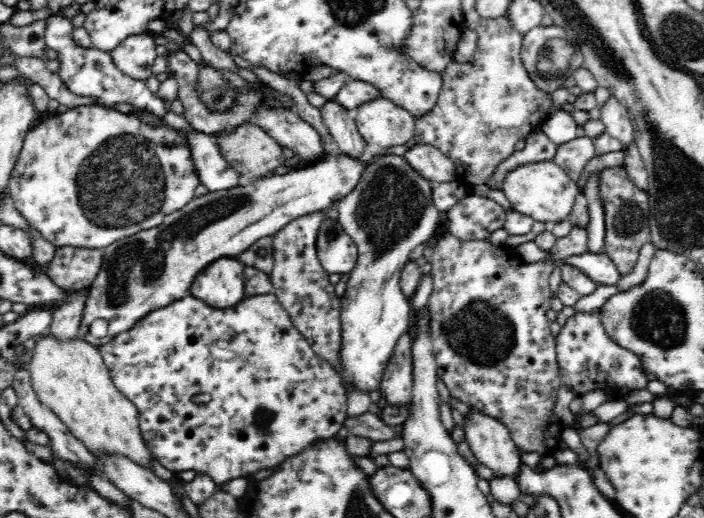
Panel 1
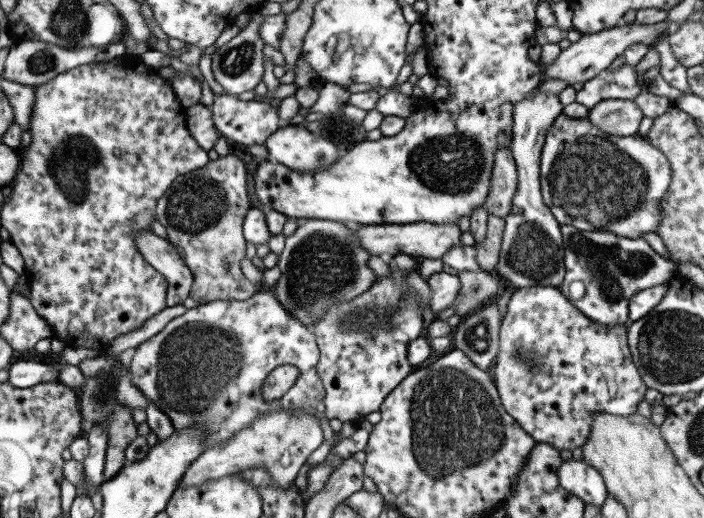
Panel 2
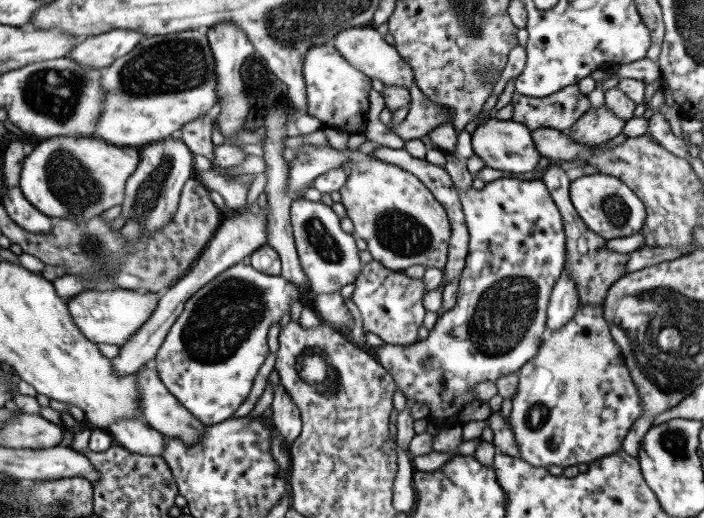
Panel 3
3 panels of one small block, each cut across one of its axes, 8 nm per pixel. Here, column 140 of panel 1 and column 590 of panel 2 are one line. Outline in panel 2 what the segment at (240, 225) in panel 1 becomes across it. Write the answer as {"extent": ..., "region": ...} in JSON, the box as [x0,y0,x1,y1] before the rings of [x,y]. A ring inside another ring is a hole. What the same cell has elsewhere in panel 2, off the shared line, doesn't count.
{"extent":[557,225,677,325],"region":[[[561,225],[564,248],[564,278],[557,286],[563,296],[569,296],[571,282],[583,283],[583,296],[570,303],[585,317],[602,325],[629,323],[628,302],[640,290],[667,283],[677,275],[677,264],[655,253],[641,237],[625,238],[607,231],[577,230],[571,225]]]}

